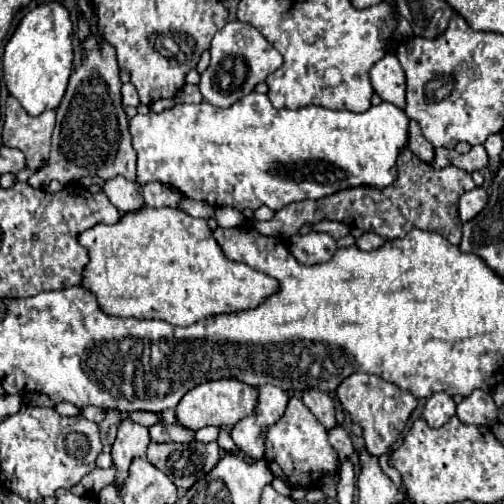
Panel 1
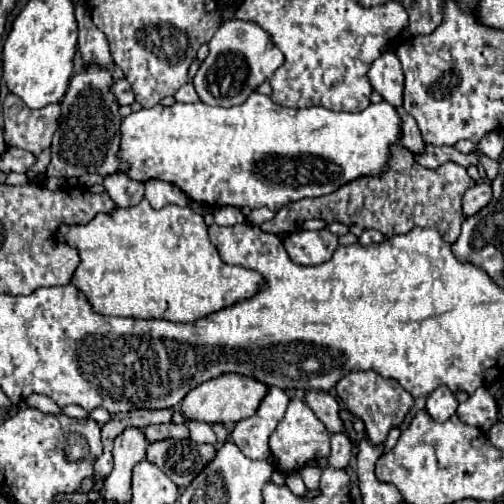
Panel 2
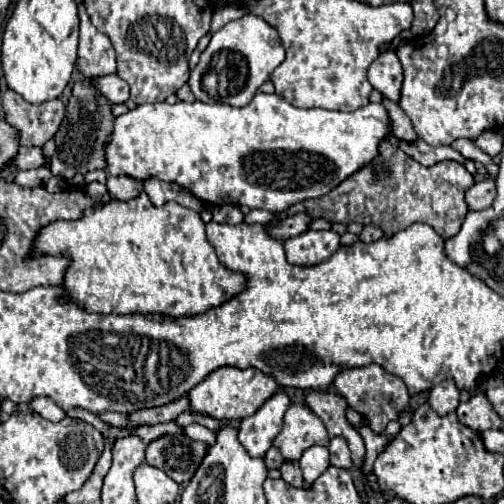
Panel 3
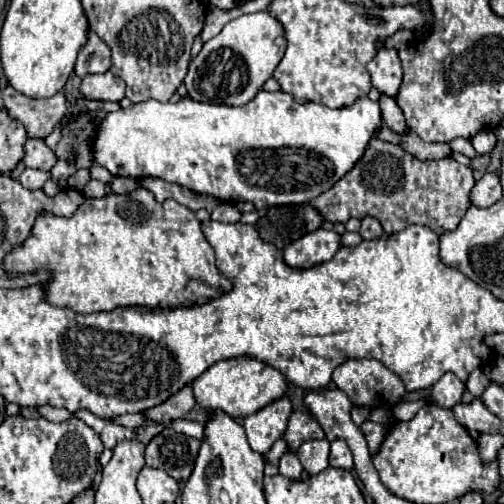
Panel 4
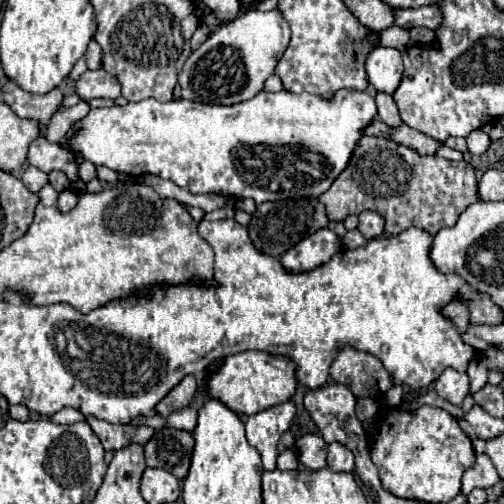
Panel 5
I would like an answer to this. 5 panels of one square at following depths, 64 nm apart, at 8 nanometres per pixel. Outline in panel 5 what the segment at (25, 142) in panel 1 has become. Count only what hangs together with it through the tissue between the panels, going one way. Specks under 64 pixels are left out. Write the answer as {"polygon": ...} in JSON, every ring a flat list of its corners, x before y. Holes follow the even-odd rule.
{"polygon":[[10,80,2,88,2,96,4,96,4,102,14,110,16,116,34,120,42,132,48,128,50,118,56,112,60,112,62,98,64,98,58,88,44,96,36,96,36,94,28,94,22,88,14,86,14,82]]}

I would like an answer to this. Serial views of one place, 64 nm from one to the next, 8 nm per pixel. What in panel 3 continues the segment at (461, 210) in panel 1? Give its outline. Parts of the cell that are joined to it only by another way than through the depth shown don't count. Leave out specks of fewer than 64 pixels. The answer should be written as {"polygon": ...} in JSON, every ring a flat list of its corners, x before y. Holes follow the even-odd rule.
{"polygon":[[492,178,480,180,466,192,466,204,468,204,468,208,472,212,474,210,484,210,484,208,488,208,494,202,494,196,496,196,494,180]]}

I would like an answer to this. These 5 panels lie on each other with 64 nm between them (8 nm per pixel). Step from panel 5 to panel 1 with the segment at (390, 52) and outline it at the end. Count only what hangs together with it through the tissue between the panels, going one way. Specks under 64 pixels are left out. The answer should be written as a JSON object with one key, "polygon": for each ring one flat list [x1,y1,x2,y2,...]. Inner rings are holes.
{"polygon":[[386,54,370,70,374,92,398,108,406,106,406,76,394,54]]}

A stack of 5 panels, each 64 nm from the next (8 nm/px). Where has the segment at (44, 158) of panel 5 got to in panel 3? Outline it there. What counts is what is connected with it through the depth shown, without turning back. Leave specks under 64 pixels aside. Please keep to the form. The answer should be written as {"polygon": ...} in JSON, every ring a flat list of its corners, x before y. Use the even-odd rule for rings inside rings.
{"polygon":[[20,146,16,158,10,160,10,166,18,168,18,170,40,168,40,166,44,166,44,164,46,164,46,160,44,160,42,148,24,148,24,146]]}

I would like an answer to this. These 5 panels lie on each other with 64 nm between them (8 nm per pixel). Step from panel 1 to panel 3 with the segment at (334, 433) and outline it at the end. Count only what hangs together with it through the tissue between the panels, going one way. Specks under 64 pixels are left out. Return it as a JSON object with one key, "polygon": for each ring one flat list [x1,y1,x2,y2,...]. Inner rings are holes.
{"polygon":[[340,436,332,438,330,440,330,464,336,466,336,468,350,468,352,466,352,460,350,460,350,448,348,448,348,442]]}

